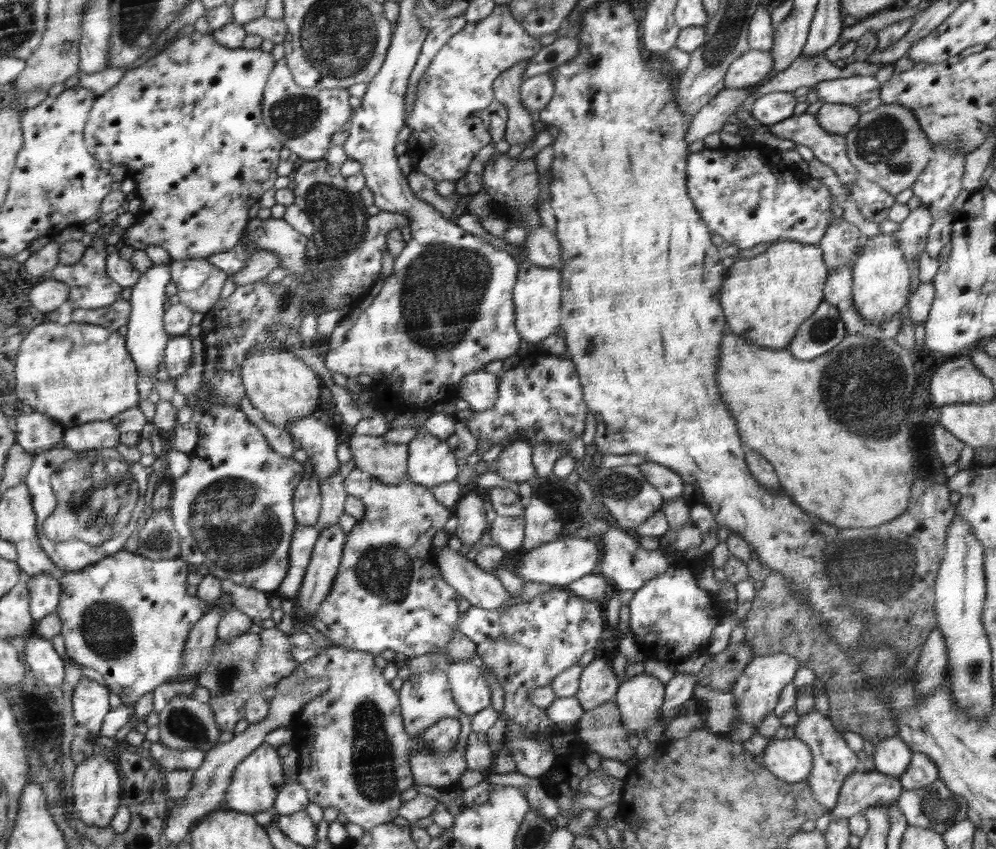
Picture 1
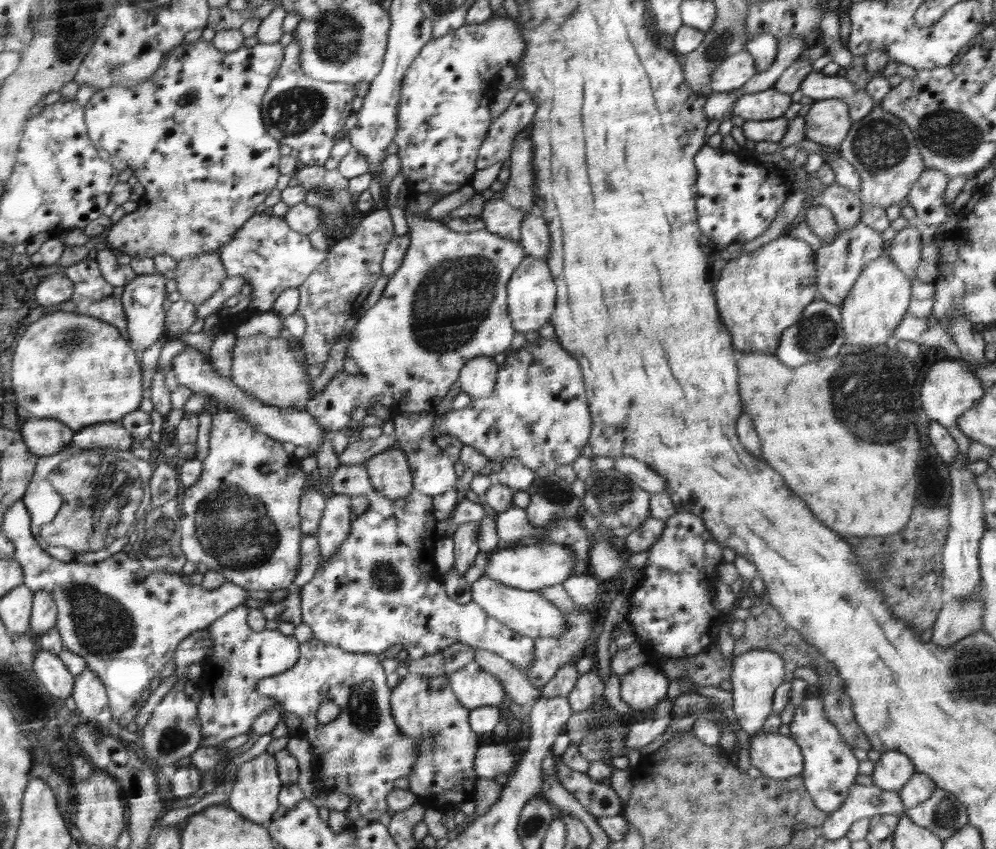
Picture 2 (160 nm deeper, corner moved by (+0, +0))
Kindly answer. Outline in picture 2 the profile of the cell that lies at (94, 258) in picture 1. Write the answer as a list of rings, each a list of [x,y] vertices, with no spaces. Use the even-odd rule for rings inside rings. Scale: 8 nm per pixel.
[[[87,257],[72,266],[66,267],[66,272],[63,274],[71,279],[75,285],[75,290],[70,299],[76,304],[86,298],[97,301],[112,295],[114,287],[103,277],[97,259]]]

